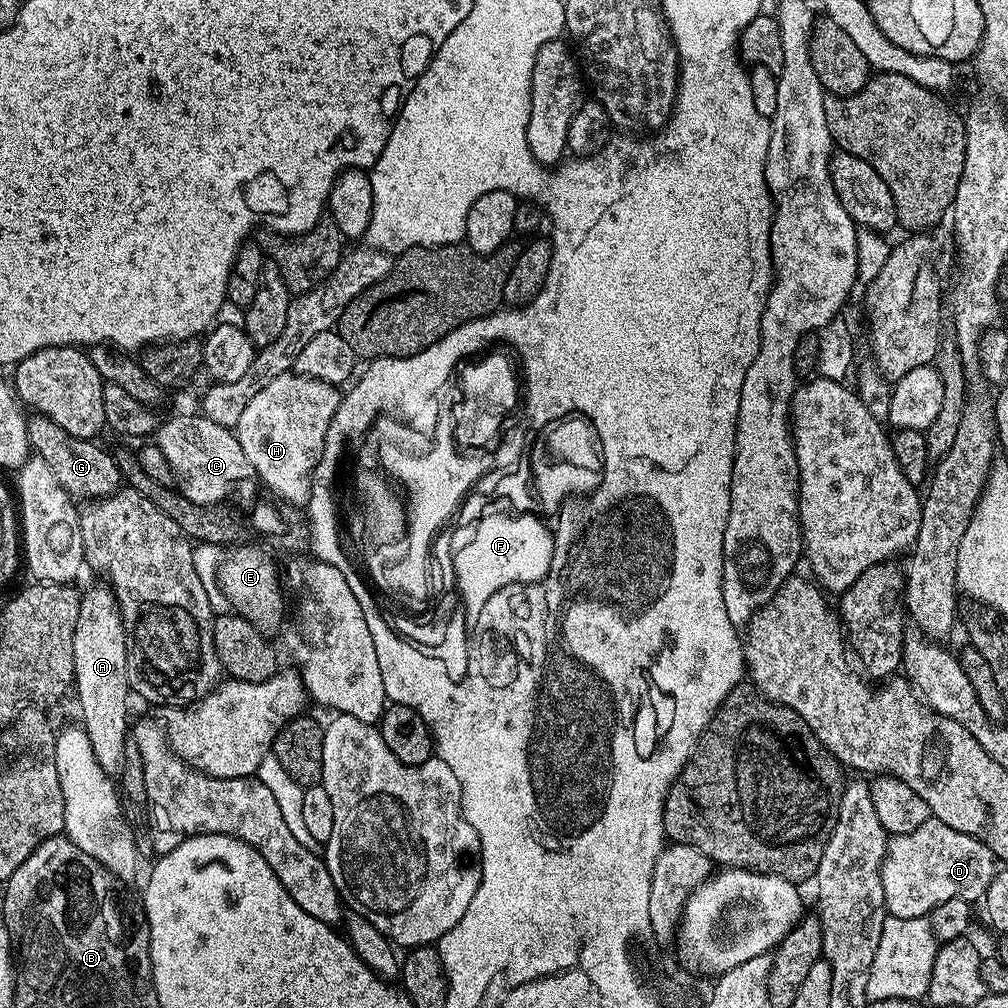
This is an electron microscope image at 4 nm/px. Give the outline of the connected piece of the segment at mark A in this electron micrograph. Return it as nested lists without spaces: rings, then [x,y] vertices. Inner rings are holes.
[[[111,587],[92,588],[86,591],[80,597],[80,613],[78,614],[78,622],[74,630],[74,696],[76,692],[76,700],[80,703],[80,720],[79,723],[86,730],[86,734],[90,738],[90,746],[94,748],[94,758],[98,758],[98,766],[102,766],[102,770],[109,774],[120,774],[124,771],[123,752],[126,746],[126,738],[130,735],[130,724],[128,728],[128,696],[130,697],[130,689],[128,687],[128,635],[124,632],[124,623],[120,617],[120,607],[116,601],[116,596]]]

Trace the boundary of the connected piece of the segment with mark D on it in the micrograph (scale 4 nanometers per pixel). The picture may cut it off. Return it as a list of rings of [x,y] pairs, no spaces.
[[[930,818],[910,834],[892,836],[882,862],[882,894],[889,916],[902,919],[927,917],[950,898],[979,901],[998,871],[994,853],[978,838]]]

